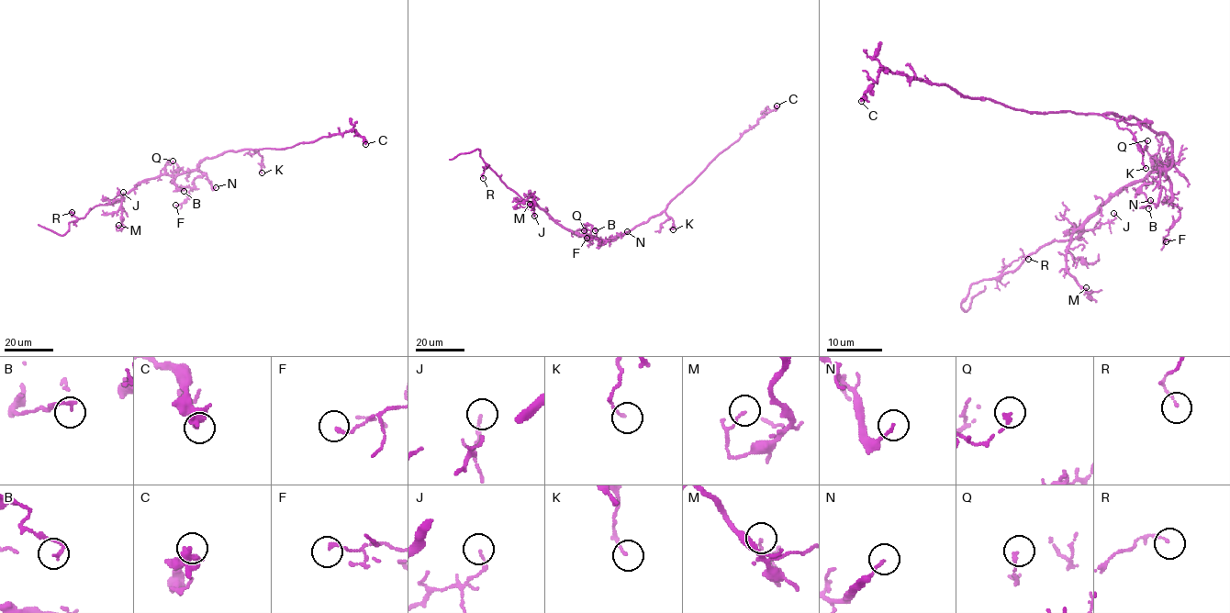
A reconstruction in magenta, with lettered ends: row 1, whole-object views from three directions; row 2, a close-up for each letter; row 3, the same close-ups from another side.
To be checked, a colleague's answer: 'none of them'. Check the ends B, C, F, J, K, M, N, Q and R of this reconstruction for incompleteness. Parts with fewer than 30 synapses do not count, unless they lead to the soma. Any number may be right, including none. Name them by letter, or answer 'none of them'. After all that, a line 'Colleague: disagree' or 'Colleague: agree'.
none of them
Colleague: agree

